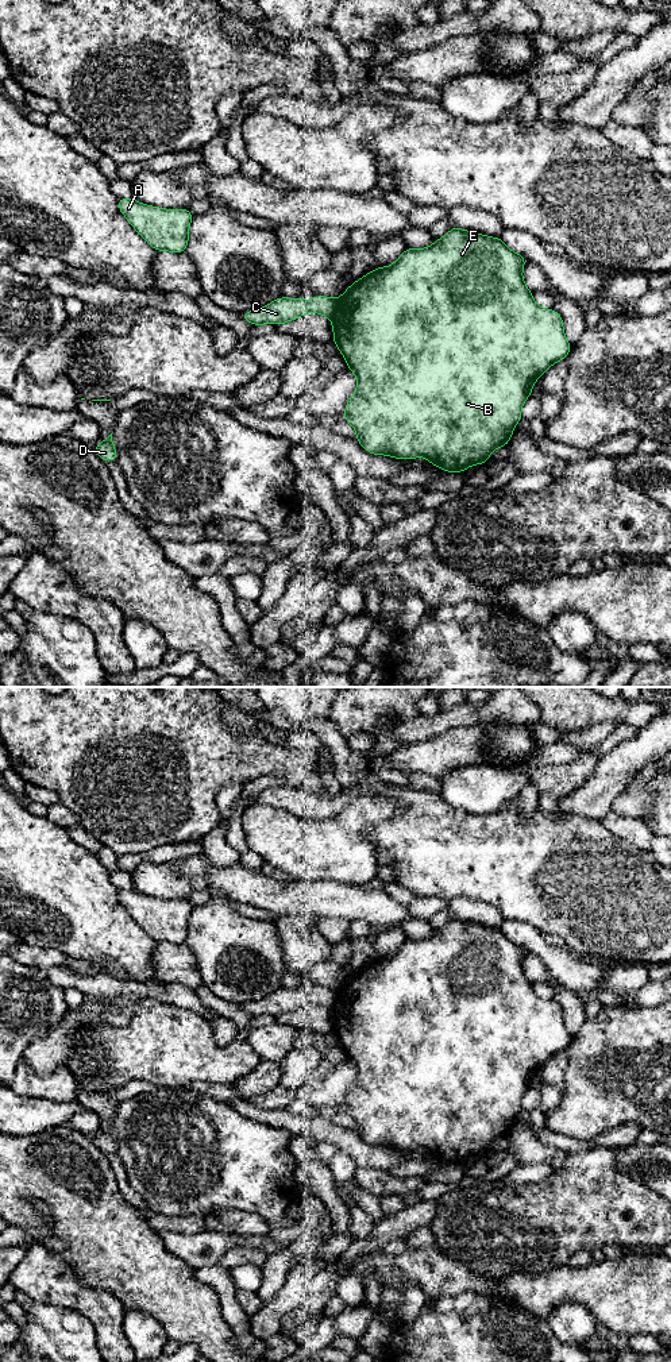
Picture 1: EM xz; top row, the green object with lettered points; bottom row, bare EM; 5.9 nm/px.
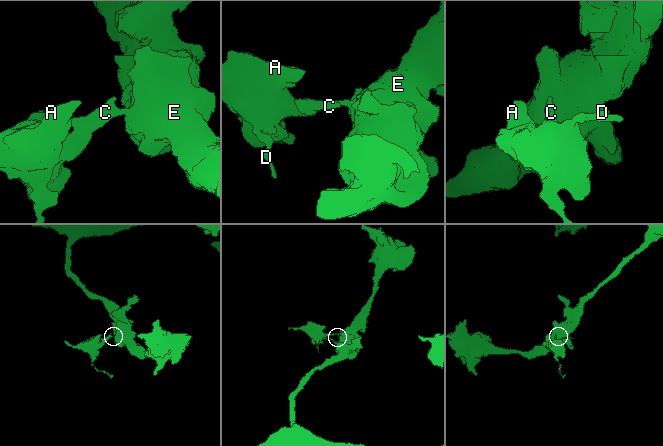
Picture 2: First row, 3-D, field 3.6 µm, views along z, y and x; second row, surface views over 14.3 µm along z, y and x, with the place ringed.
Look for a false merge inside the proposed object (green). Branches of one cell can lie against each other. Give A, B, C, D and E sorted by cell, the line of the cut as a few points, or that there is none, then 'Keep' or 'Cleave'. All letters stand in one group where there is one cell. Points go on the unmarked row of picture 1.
Groups: A C D / B E. Split along xz (335, 991), (331, 1009). Cleave

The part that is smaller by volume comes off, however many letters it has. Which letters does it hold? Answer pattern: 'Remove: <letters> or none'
Remove: A, C, D

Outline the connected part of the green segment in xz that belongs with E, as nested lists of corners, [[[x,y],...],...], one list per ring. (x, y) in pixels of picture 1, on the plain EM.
[[[452,918],[448,925],[436,930],[427,939],[406,939],[390,957],[377,958],[367,964],[336,989],[333,1006],[331,1008],[333,1034],[344,1047],[347,1060],[356,1068],[356,1083],[347,1093],[343,1106],[352,1116],[356,1133],[373,1146],[386,1146],[394,1150],[425,1149],[431,1155],[447,1164],[463,1164],[474,1155],[485,1155],[490,1145],[508,1137],[513,1127],[513,1120],[521,1108],[521,1100],[527,1089],[532,1085],[536,1072],[556,1053],[563,1052],[571,1042],[571,1037],[564,1027],[563,1010],[558,1002],[540,999],[532,983],[522,971],[525,949],[512,942],[501,931]]]

